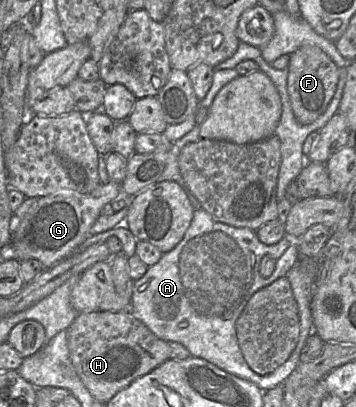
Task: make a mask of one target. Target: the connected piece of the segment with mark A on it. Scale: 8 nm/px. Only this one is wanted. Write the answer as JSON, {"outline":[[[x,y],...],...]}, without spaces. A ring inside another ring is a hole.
{"outline":[[[198,107],[194,128],[179,140],[170,143],[166,166],[157,181],[174,181],[181,186],[195,210],[193,219],[175,248],[164,253],[156,264],[147,268],[140,279],[134,281],[130,312],[158,338],[180,343],[191,356],[204,359],[230,374],[252,382],[262,391],[267,391],[282,386],[298,366],[307,339],[298,339],[290,357],[271,374],[261,376],[250,369],[242,355],[236,335],[236,321],[255,292],[286,276],[296,264],[300,255],[296,243],[298,238],[285,234],[278,243],[265,245],[258,239],[256,231],[215,221],[190,193],[180,174],[178,158],[186,144],[200,139],[200,126],[206,119],[207,112],[208,108]],[[265,255],[277,260],[269,277],[262,277],[259,272],[261,259]]]}

